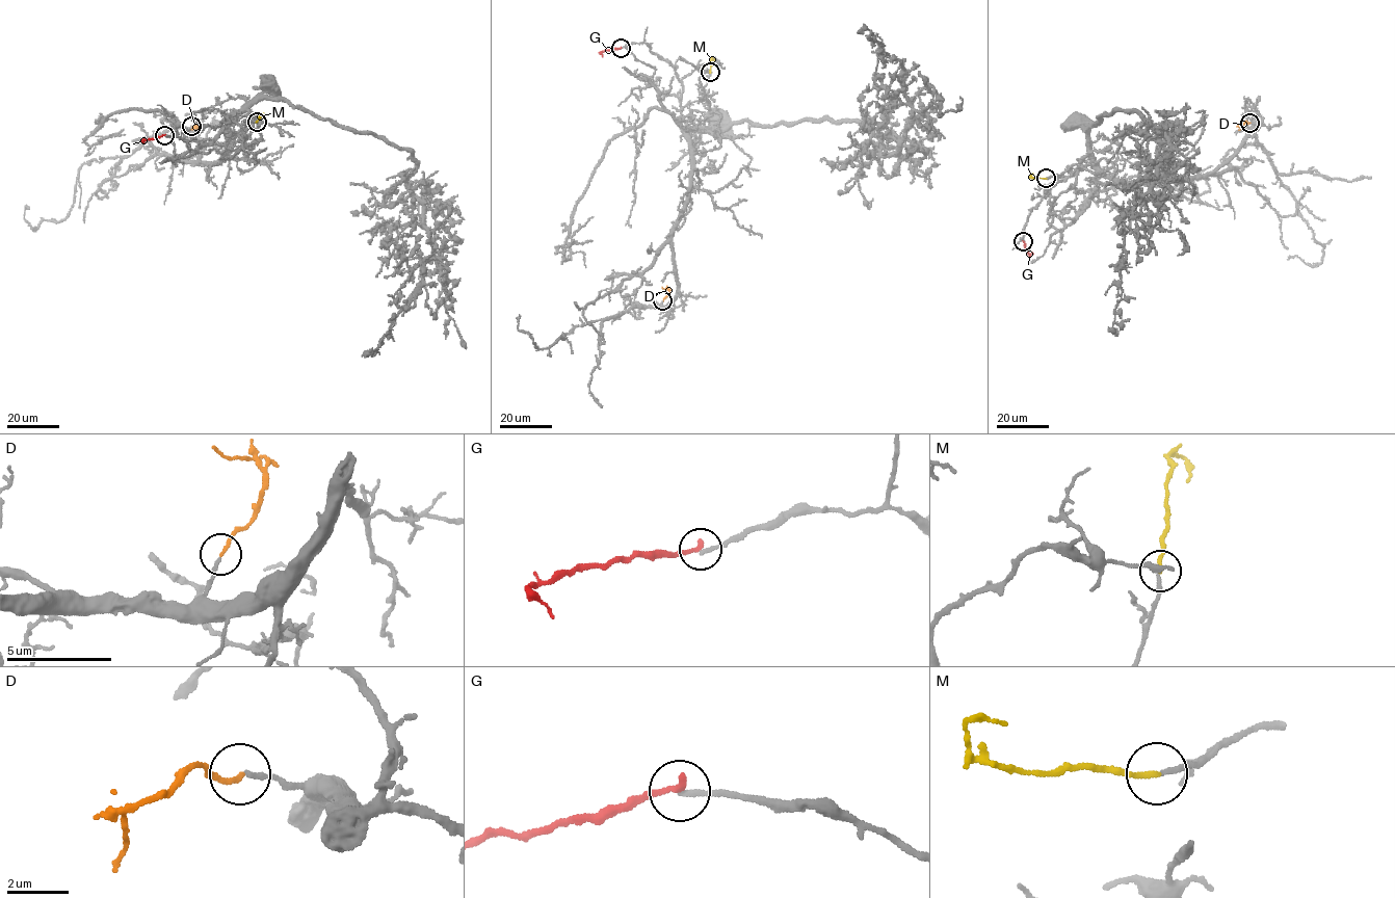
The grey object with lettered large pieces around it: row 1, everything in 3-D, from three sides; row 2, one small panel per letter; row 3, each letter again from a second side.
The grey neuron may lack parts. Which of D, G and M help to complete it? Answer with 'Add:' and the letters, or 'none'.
Add: D, M

